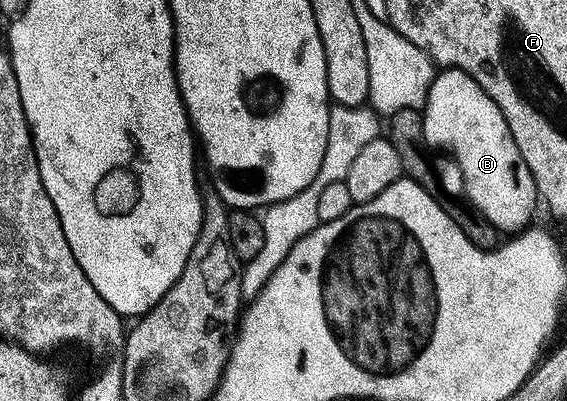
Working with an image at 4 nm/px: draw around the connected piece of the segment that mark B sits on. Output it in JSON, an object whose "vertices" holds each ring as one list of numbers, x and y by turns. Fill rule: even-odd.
{"vertices":[[445,68,432,77,428,101,424,103,422,115,424,143,433,149,445,148,452,152,457,166,460,167,460,176,464,179,462,192,468,201,501,233,516,234,529,227,531,220,528,219,531,218,536,204,538,205,534,178,510,134,510,126,506,126,506,118,502,118,502,110,498,110,490,94,486,94,486,90,482,90,482,86,478,86,478,82,470,78,470,74,457,68]]}

